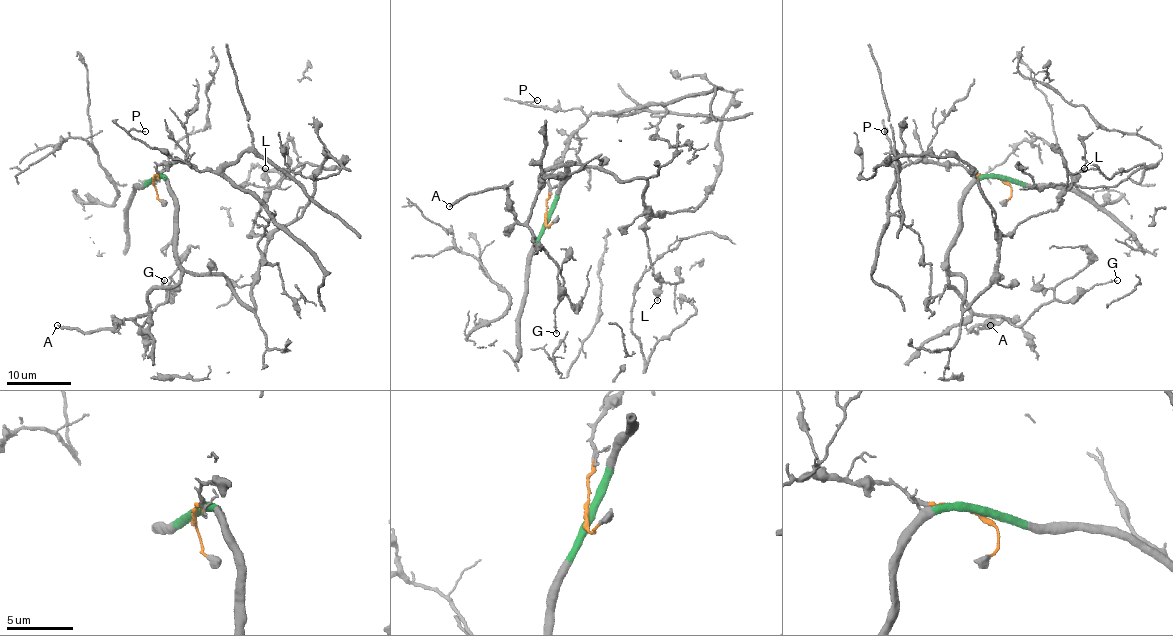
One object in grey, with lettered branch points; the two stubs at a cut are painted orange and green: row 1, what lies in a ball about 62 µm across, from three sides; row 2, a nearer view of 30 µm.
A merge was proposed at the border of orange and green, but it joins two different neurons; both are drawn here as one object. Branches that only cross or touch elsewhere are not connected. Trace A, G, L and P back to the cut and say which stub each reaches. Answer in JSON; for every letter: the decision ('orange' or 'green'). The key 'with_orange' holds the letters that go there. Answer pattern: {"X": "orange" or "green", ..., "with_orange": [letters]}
{"A": "green", "G": "green", "L": "green", "P": "orange", "with_orange": ["P"]}

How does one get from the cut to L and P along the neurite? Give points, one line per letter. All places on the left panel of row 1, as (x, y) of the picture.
L: (153, 178), (174, 196), (176, 261), (221, 274), (252, 308), (267, 238), (252, 229), (268, 187), (265, 167)
P: (153, 178), (158, 166), (189, 162), (194, 169), (186, 162), (168, 157), (129, 133), (131, 130), (145, 132)

